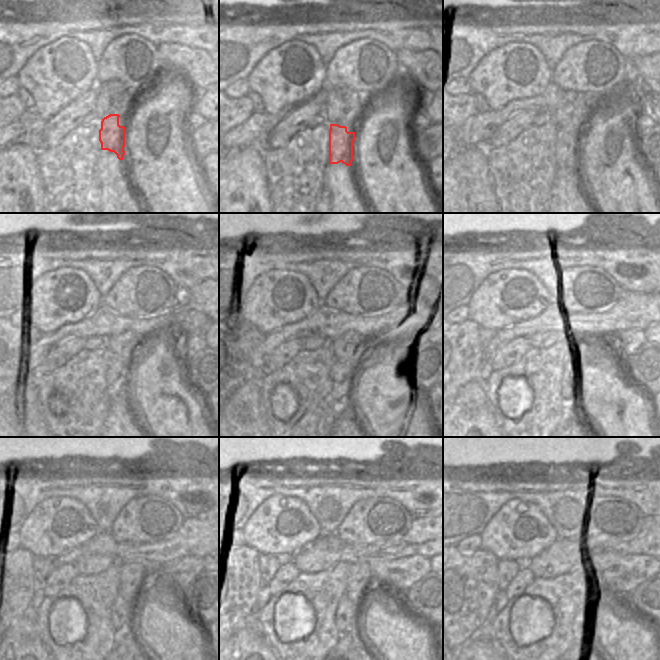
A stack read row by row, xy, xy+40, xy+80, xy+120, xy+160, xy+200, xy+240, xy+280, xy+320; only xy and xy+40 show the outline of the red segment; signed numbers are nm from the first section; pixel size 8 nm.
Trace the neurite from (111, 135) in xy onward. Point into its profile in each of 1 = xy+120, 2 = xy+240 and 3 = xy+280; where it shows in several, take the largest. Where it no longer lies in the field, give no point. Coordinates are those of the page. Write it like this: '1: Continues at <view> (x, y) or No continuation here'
1: Continues at xy+120 (117, 376)
2: Continues at xy+240 (122, 612)
3: Continues at xy+280 (347, 619)

